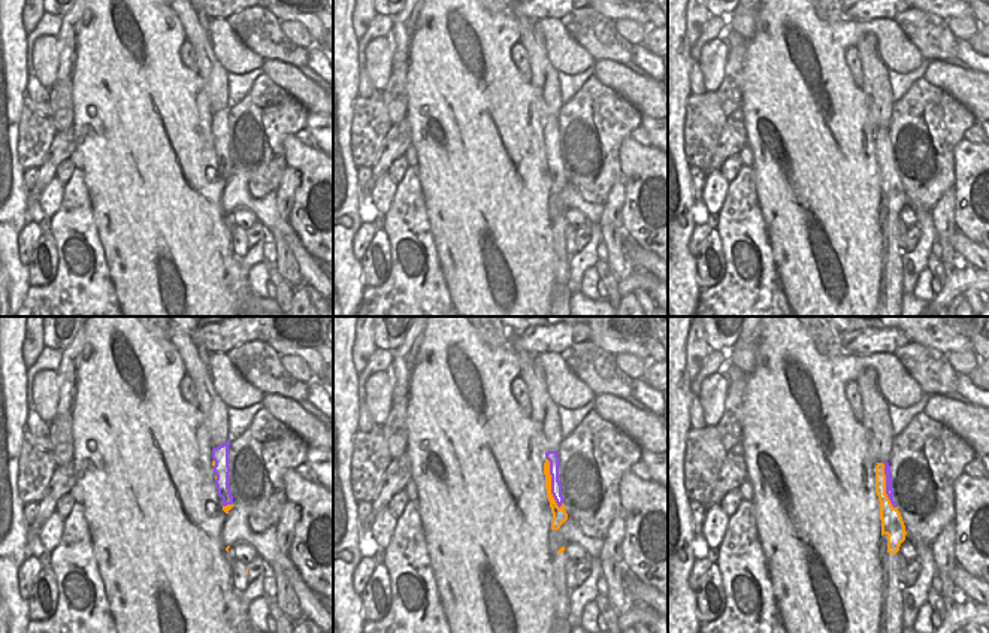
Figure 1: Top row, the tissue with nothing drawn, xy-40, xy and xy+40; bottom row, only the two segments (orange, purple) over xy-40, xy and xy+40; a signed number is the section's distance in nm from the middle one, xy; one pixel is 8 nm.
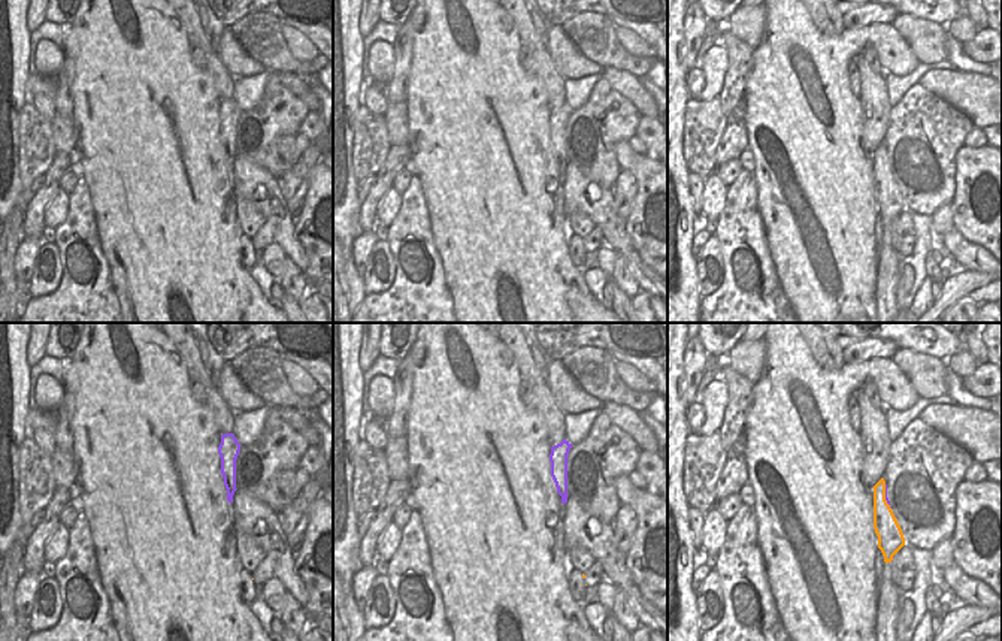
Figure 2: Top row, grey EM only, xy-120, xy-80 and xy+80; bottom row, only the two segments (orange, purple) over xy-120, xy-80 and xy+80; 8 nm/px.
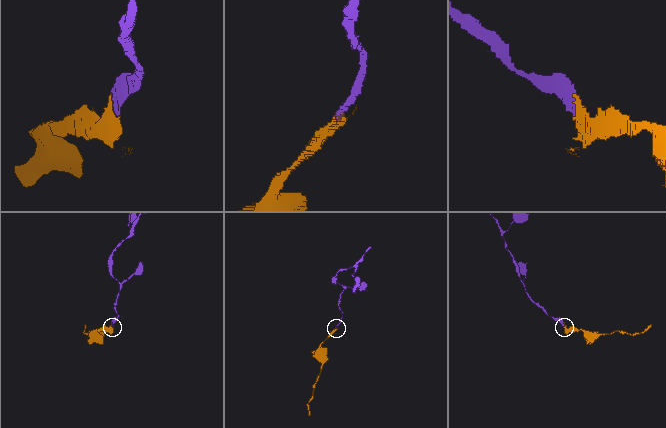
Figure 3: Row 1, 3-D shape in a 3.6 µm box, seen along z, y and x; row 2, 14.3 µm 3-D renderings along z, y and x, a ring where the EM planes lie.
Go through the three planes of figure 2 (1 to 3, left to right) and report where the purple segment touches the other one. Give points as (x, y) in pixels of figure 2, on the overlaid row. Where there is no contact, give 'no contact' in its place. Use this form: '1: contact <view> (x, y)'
1: no contact
2: no contact
3: contact xy+80 (884, 496)

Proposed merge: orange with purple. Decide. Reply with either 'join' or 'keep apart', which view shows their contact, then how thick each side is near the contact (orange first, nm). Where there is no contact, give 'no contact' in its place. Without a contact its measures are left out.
keep apart; contact in xy; calibres 100 and 100 nm

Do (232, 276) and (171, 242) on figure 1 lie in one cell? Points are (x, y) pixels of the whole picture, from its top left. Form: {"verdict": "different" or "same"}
{"verdict": "same"}

